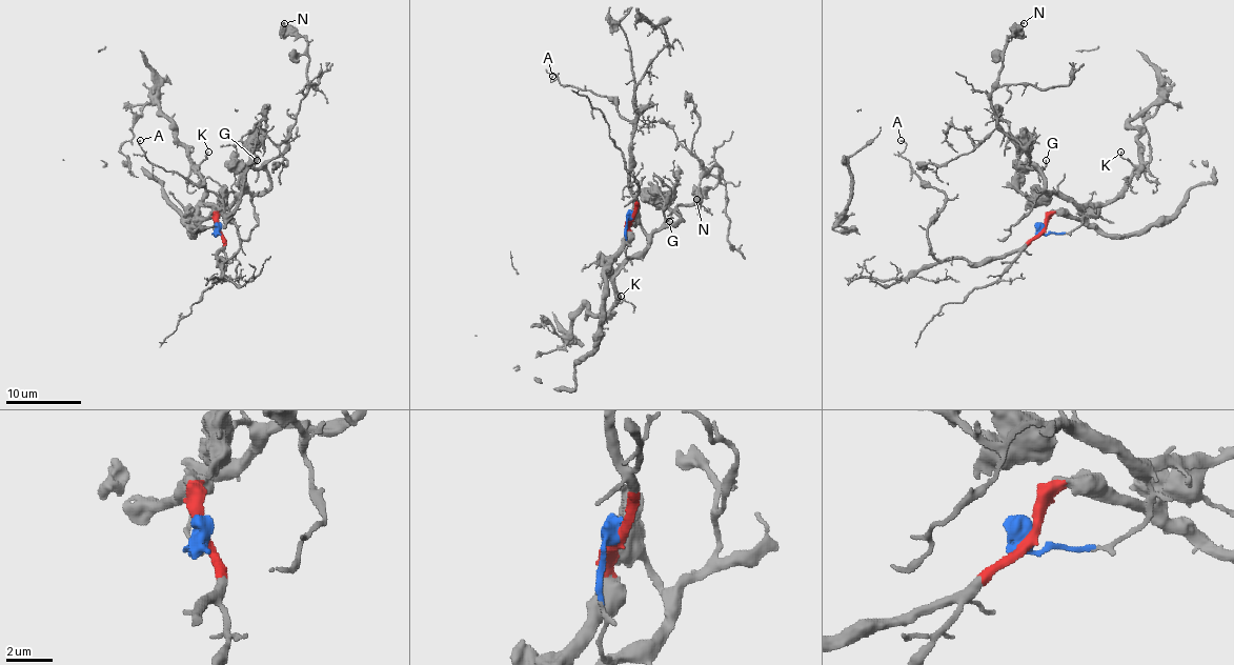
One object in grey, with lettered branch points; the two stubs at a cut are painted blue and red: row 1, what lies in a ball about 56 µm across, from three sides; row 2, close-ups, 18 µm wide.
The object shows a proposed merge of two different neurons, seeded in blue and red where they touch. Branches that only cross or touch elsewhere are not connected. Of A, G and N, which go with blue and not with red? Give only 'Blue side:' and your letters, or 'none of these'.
Blue side: G, N

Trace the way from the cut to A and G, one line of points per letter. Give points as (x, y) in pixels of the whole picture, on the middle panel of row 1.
A: (630, 218), (632, 127), (651, 104), (627, 120), (606, 97), (552, 76)
G: (630, 218), (627, 222), (628, 258), (636, 256), (655, 232), (675, 226), (682, 220), (675, 213), (668, 220)

